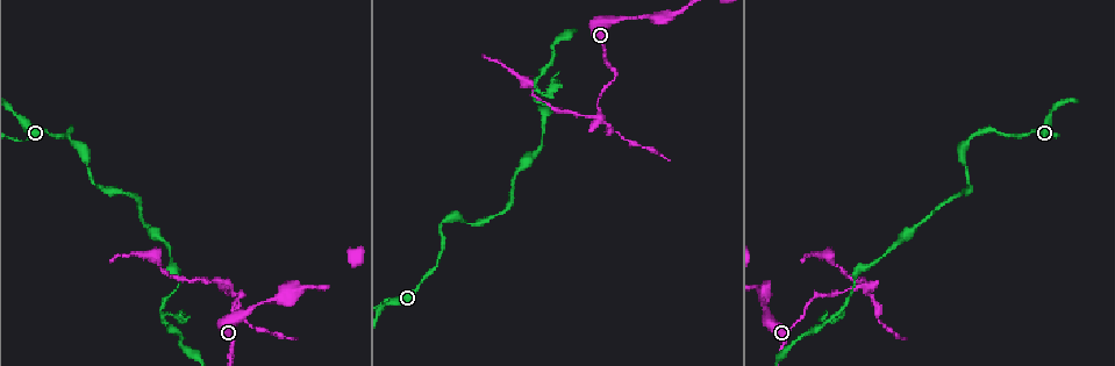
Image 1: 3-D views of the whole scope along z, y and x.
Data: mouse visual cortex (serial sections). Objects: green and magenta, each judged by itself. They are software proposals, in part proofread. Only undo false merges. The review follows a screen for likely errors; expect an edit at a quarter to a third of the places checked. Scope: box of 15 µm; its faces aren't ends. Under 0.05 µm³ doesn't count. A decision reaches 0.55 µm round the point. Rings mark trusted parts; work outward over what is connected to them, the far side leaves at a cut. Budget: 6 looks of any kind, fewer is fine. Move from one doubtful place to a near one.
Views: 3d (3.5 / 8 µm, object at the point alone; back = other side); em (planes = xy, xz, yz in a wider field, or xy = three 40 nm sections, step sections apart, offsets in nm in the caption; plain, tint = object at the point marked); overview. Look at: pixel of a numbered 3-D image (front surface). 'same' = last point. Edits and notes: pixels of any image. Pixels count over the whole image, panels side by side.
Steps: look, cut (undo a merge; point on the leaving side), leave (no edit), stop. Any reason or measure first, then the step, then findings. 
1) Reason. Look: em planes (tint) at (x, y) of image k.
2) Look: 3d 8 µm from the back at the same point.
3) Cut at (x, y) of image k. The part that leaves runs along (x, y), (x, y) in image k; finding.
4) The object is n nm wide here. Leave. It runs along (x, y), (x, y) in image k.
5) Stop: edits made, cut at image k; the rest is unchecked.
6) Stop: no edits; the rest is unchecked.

Branch point. Look: em xy step 5 (tint) at (836, 317) of image 1.

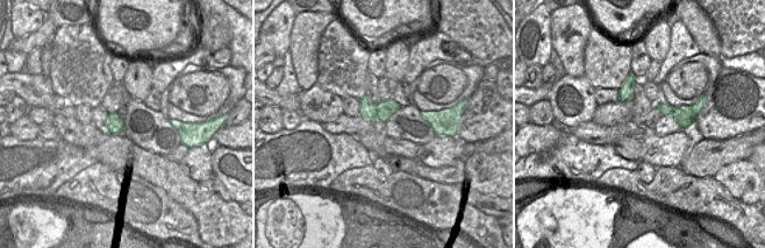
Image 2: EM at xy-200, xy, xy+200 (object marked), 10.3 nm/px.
Look: 3d 3.5 µm at the same point.

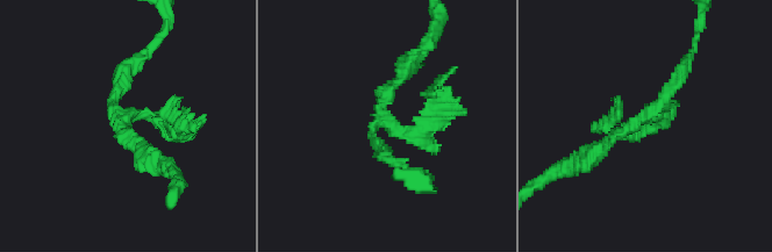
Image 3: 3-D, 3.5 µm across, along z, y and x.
The object is 190 nm wide here. Cut at (636, 137) of image 3. A border runs along (378, 105), (376, 119) in image 2; two cells meet here.

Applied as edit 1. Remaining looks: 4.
See it whole again. Look: overview.

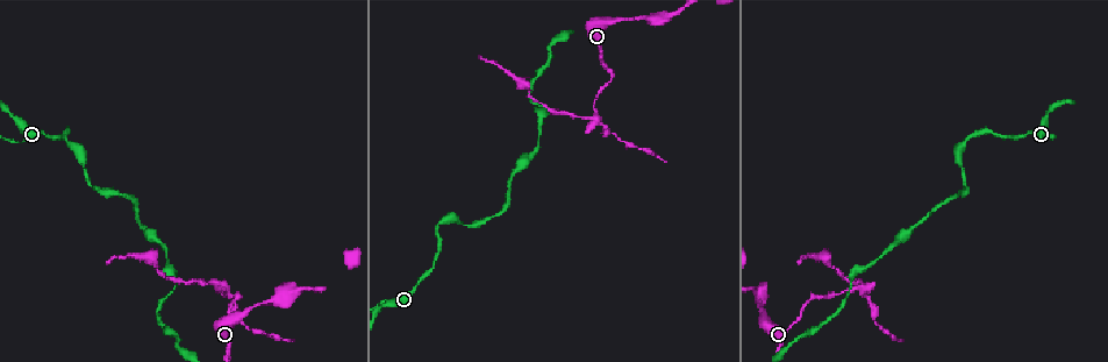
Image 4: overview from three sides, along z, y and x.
Abrupt turn. Look: 3d 3.5 µm at (816, 296) of image 4.

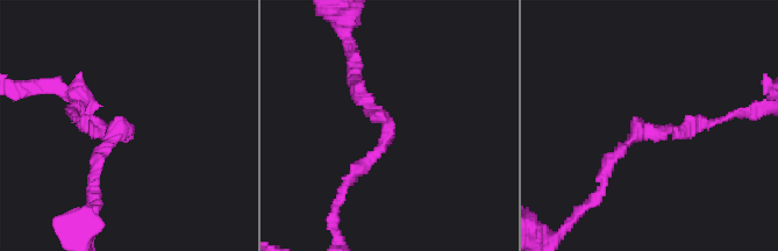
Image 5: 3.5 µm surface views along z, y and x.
The arms are 150, 200 nm wide; shape alone is not enough. Look: em xy step 5 (tint) at (124, 133) of image 5.

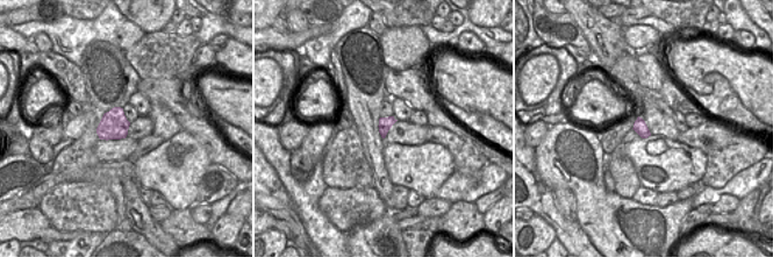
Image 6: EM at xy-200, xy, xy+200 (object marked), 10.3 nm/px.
The object is 140 nm wide here. Leave. It runs along (604, 183), (637, 133), (708, 124) in image 5; one cell here.

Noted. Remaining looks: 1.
Stop: edits made, cut at image 3; the rest is unchecked.

